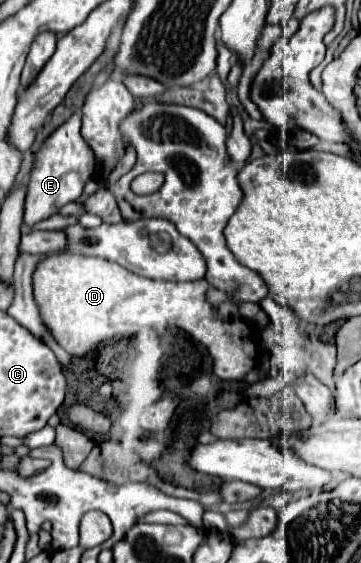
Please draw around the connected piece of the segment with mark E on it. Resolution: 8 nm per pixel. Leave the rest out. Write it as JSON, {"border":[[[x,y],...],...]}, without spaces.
{"border":[[[72,114],[66,124],[54,130],[54,134],[46,140],[46,144],[36,154],[36,162],[28,178],[24,224],[32,228],[34,224],[58,214],[64,204],[80,200],[84,186],[92,178],[92,174],[94,174],[92,150],[80,136],[80,116]]]}

